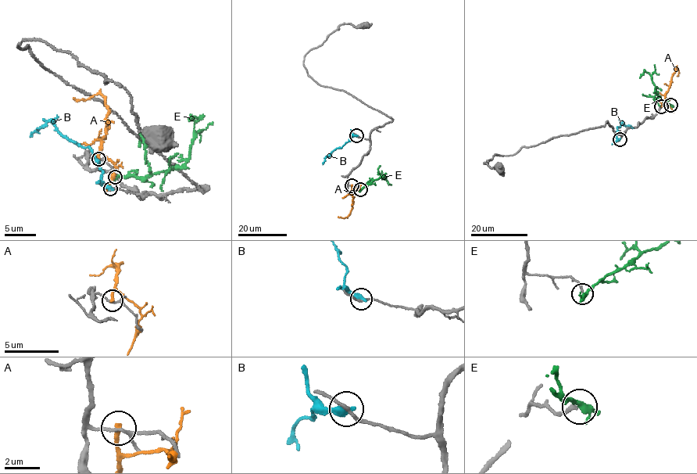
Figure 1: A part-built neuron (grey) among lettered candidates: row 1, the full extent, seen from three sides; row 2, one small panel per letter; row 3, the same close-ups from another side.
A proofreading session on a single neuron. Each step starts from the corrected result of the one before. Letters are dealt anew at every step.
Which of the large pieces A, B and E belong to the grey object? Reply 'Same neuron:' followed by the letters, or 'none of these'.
Same neuron: none of these

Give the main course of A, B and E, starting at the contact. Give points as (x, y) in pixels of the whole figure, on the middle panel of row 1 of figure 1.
A: (352, 185), (352, 210), (347, 217), (337, 216)
B: (356, 135), (352, 135), (341, 147), (336, 148), (325, 158), (323, 164)
E: (360, 189), (384, 176), (384, 180), (381, 170)

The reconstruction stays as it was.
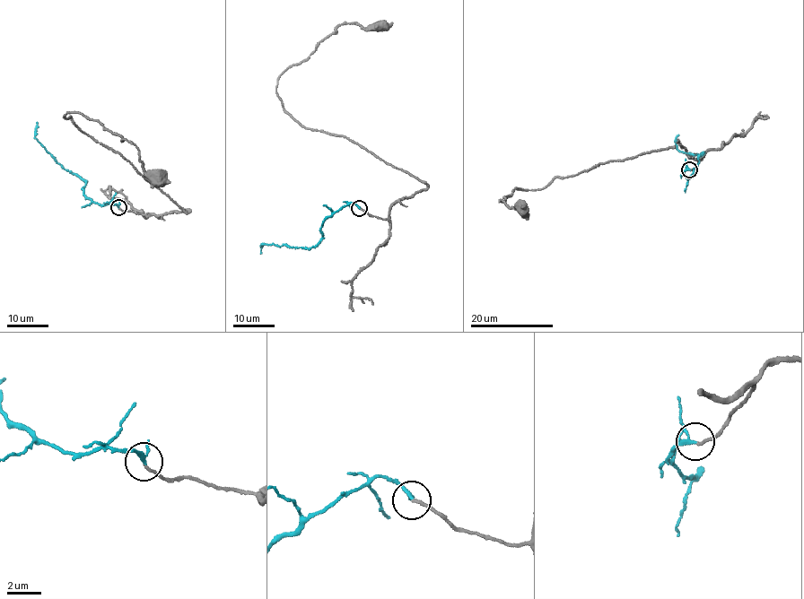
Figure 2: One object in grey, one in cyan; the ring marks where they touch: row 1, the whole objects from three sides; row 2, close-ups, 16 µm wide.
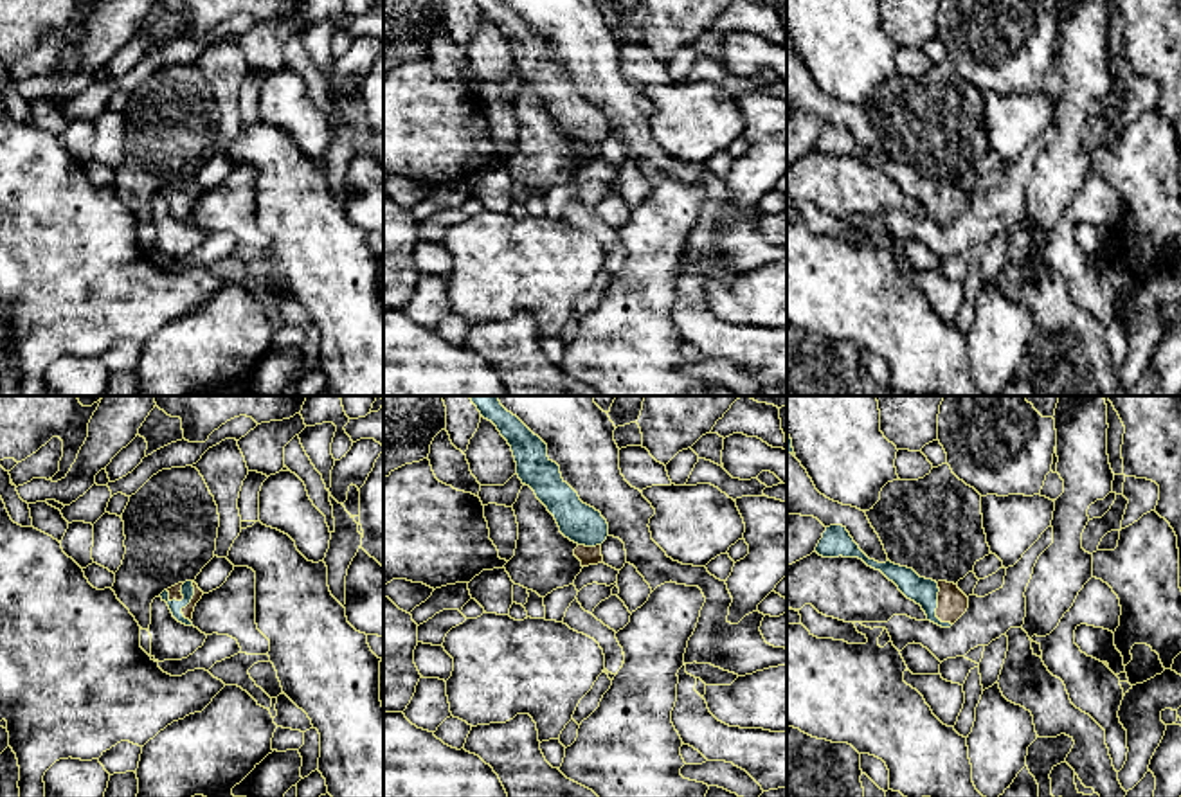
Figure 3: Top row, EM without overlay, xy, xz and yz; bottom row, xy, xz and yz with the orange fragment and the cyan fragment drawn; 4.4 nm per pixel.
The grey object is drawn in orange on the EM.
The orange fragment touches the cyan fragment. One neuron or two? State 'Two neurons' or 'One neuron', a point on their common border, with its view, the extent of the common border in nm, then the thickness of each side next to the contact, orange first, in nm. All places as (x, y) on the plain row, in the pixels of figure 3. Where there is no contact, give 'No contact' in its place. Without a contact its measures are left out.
One neuron. Touches orange at yz (938, 204). Shared border 200 nm. Thickness 140 nm (orange) against 120 nm

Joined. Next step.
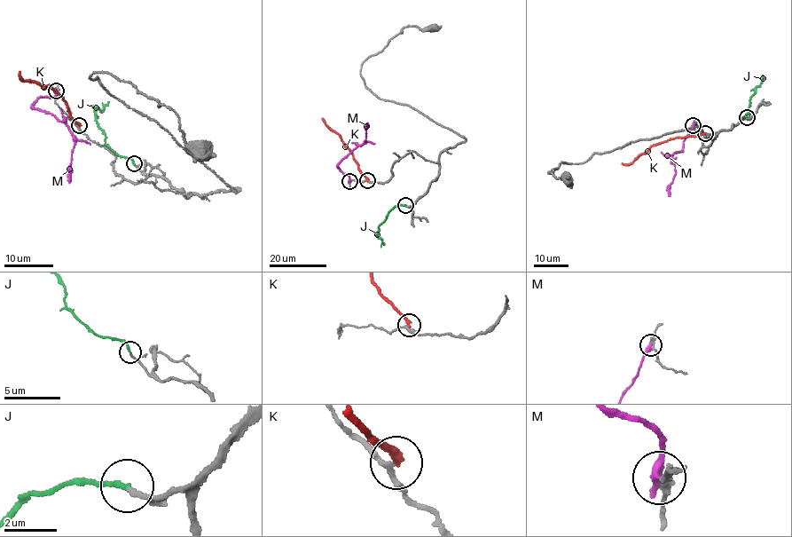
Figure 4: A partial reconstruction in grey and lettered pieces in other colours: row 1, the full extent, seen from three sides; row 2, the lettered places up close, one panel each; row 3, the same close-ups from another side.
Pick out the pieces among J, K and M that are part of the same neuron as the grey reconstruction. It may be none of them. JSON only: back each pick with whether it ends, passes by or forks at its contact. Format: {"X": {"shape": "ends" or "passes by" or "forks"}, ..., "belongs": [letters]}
{"J": {"shape": "ends"}, "belongs": ["J"]}

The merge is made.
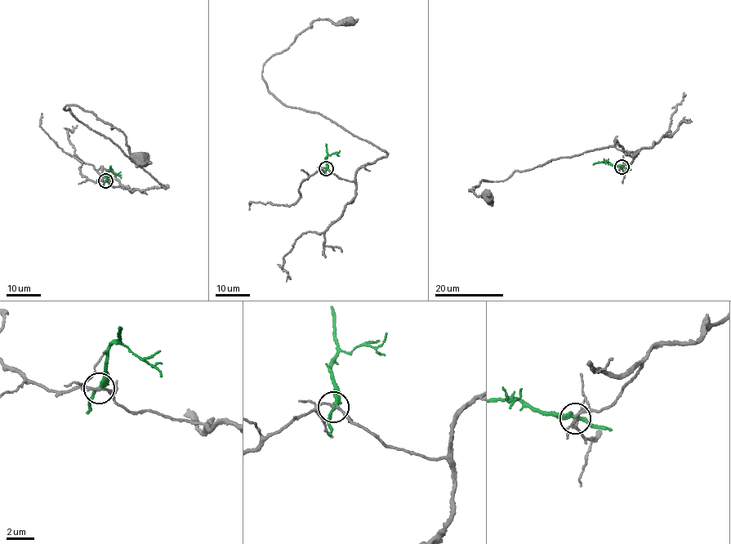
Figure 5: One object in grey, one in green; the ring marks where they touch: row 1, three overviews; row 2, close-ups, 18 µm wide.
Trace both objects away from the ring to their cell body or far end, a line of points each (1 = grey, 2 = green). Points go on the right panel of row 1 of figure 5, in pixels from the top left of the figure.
1: (621, 167), (638, 152), (627, 154), (615, 141), (515, 171), (502, 181), (483, 180), (469, 189), (488, 197)
2: (621, 167), (606, 162), (605, 164)

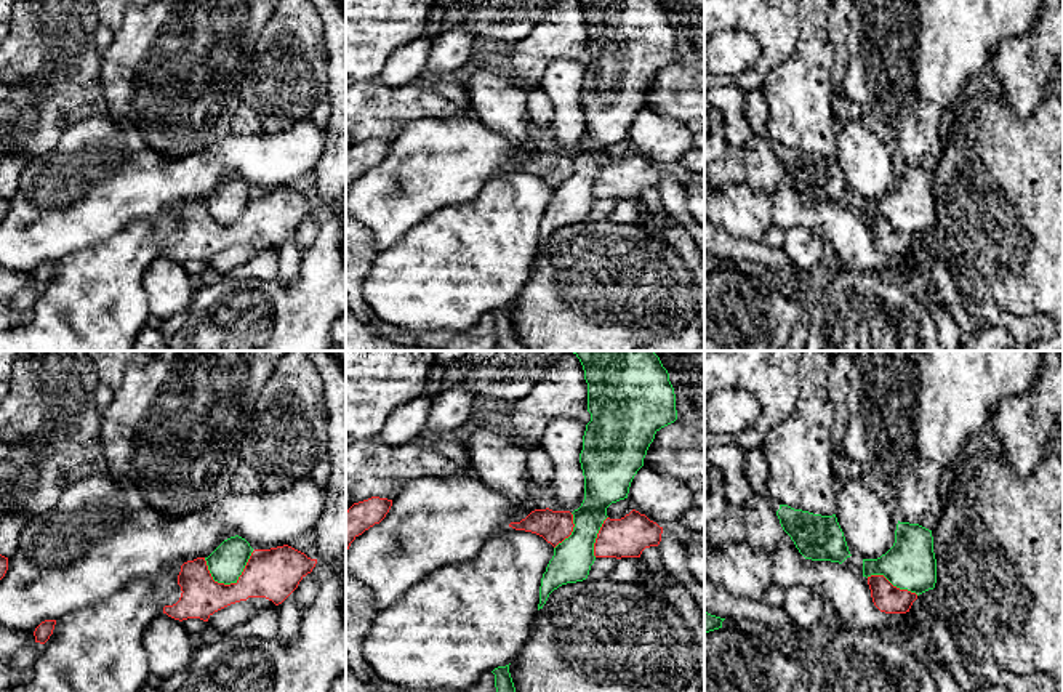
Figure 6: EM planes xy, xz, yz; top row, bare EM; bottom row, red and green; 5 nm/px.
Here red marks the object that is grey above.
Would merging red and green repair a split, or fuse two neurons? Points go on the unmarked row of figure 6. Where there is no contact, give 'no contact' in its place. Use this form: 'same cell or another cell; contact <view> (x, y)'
another cell; contact xy (231, 225)

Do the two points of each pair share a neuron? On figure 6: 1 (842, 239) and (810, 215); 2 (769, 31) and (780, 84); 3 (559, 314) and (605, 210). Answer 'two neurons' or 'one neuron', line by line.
1: one neuron
2: two neurons
3: two neurons

